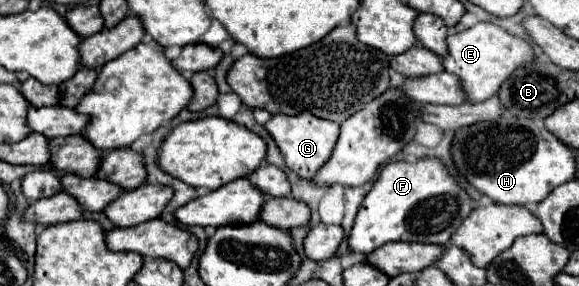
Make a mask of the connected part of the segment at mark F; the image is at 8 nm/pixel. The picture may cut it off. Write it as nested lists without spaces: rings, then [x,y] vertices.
[[[401,160],[387,164],[375,180],[371,192],[365,196],[347,244],[351,252],[371,254],[387,242],[425,242],[449,244],[457,226],[469,216],[471,198],[453,182],[447,168],[439,160]]]

